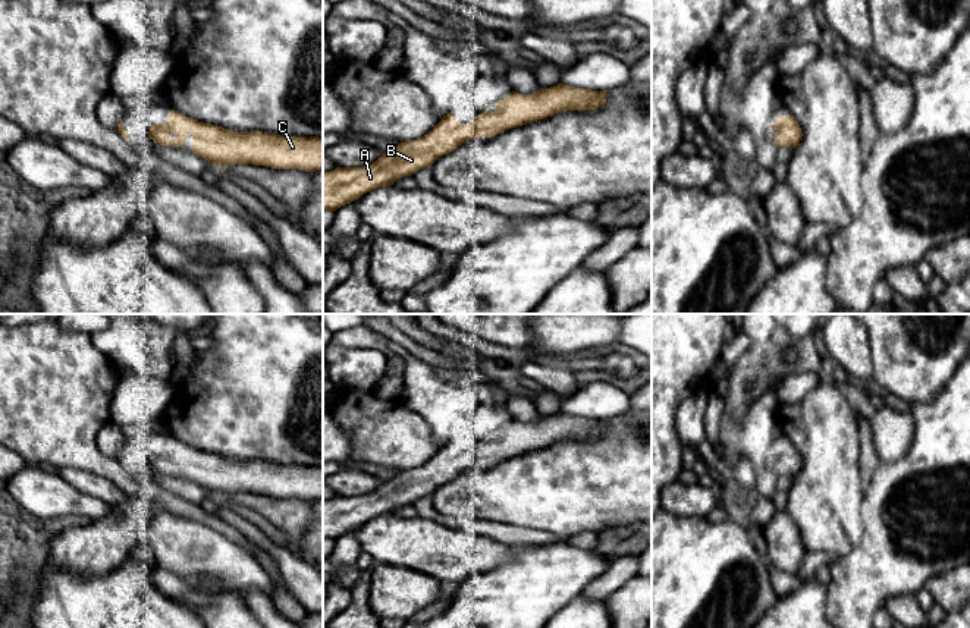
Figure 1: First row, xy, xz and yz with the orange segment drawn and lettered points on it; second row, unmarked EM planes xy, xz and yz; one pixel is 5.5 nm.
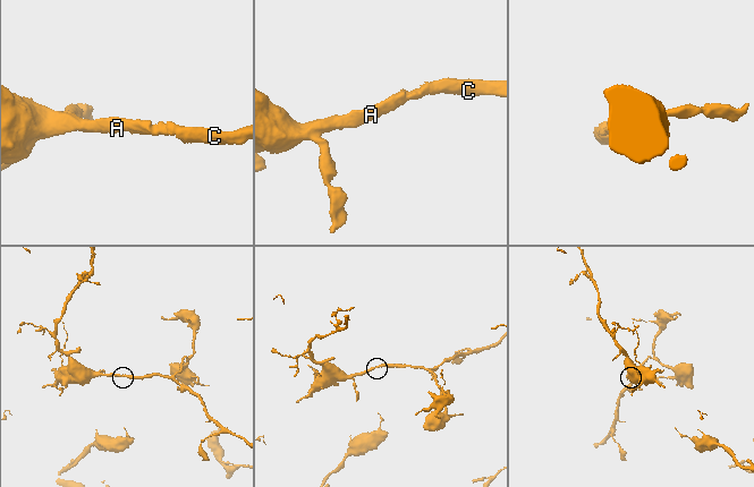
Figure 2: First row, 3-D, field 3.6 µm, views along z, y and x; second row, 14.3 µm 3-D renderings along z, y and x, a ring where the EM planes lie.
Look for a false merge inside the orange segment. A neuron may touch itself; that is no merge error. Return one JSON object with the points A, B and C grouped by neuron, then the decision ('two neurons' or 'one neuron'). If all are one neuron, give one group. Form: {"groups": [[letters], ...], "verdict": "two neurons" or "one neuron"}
{"groups": [["A", "B", "C"]], "verdict": "one neuron"}

